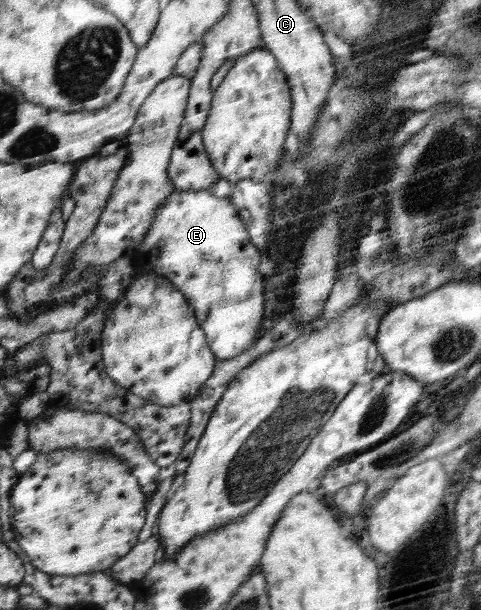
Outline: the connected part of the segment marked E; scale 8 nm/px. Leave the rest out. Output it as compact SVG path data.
M178 190L171 195L170 201L164 204L163 208L160 208L159 212L155 215L154 228L151 229L151 232L148 232L146 240L144 240L138 255L138 261L142 266L148 266L154 269L157 273L160 273L160 275L168 277L178 289L184 289L188 301L191 301L191 304L196 308L200 325L206 330L211 348L215 350L215 354L222 361L239 356L254 344L254 339L256 339L256 335L258 335L258 329L260 329L260 325L262 325L262 317L264 317L264 315L262 315L262 313L264 313L264 295L262 295L262 285L264 285L264 283L262 283L260 273L258 273L258 267L260 267L260 253L258 253L256 245L250 245L249 233L246 233L247 227L244 227L245 223L242 223L242 217L238 217L238 214L239 209L234 207L234 202L231 199L218 197L210 190Z

